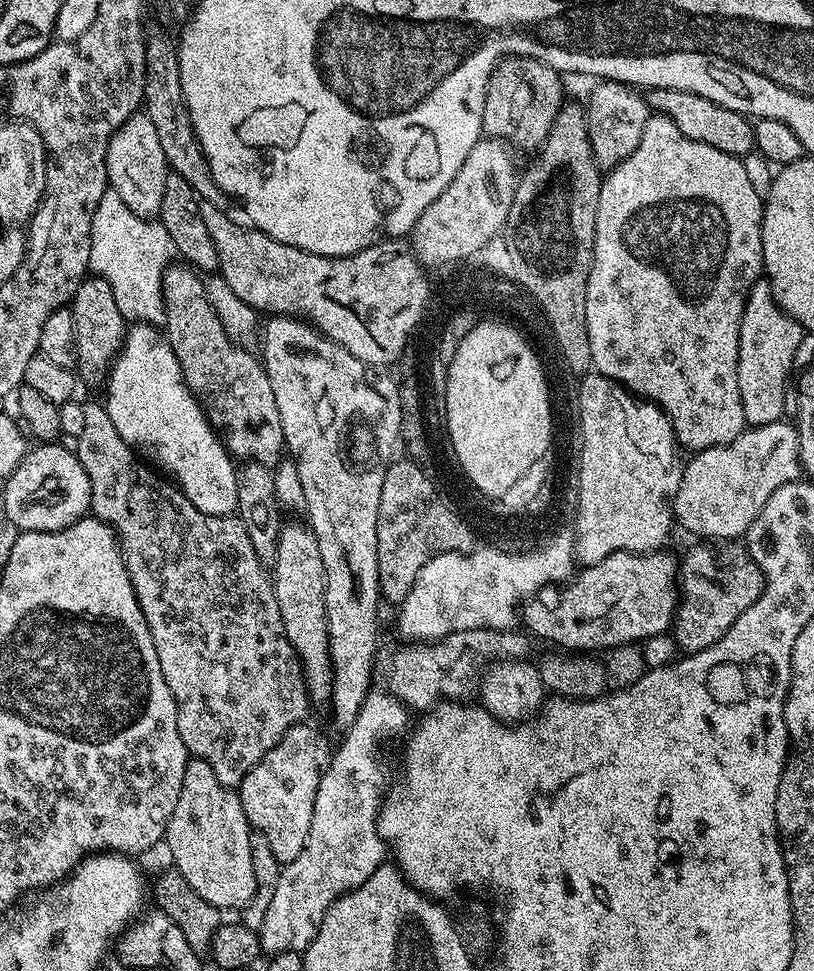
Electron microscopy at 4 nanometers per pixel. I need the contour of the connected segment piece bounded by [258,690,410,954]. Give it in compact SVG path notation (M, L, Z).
M369 691L362 702L362 710L358 710L358 718L343 733L340 749L320 773L306 846L302 846L302 854L298 854L294 862L281 867L274 899L258 930L260 946L265 953L303 954L310 942L314 942L314 934L318 934L318 926L322 926L322 918L334 901L362 886L362 882L385 863L386 845L376 825L386 796L384 787L388 784L388 772L379 756L380 743L387 736L396 736L404 727L409 727L410 712L404 701L391 692L376 691Z

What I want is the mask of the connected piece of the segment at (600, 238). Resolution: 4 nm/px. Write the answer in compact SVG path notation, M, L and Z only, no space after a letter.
M663 114L649 115L646 130L642 130L642 142L638 142L634 154L626 157L617 168L611 169L603 177L600 186L594 258L586 286L586 330L590 338L591 367L597 373L619 382L629 393L637 392L640 395L637 397L655 404L663 415L665 412L672 423L672 432L677 442L684 448L692 448L693 453L734 442L734 438L738 438L738 434L742 434L746 427L742 394L738 394L738 342L744 300L752 285L761 279L764 270L763 217L764 200L754 191L750 177L746 175L743 159L686 138L675 122Z

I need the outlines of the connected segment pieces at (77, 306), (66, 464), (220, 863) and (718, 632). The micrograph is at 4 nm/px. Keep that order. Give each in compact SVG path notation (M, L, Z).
M89 275L72 295L70 307L74 314L74 338L78 350L75 371L83 383L85 380L88 384L103 385L126 335L126 321L122 310L118 310L118 302L114 302L110 282L100 276Z
M40 442L29 447L28 453L18 462L14 474L3 481L4 501L2 507L10 521L14 522L20 532L57 532L69 528L84 516L89 515L92 503L90 502L90 478L86 478L86 470L82 470L82 462L71 447L63 448L60 442Z
M189 759L178 803L167 824L164 844L172 856L173 867L189 882L192 890L215 908L240 910L253 897L257 878L250 861L251 833L239 793L223 787L204 759Z
M700 542L697 548L692 548L682 556L682 595L676 605L676 619L674 621L674 635L676 647L681 653L691 654L701 652L738 622L738 618L758 598L764 595L764 576L760 568L751 562L745 564L728 564L723 568L716 564L716 556L707 548L707 543Z

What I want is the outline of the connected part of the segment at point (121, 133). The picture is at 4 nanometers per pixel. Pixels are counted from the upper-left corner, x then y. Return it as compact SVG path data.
M147 111L135 112L129 120L119 121L115 125L112 137L106 150L106 174L108 175L108 187L134 210L136 216L156 218L160 215L162 206L162 190L166 186L166 178L170 175L170 169L166 162L166 154L162 154L162 145L158 143L158 133L154 130L154 122L150 122Z

